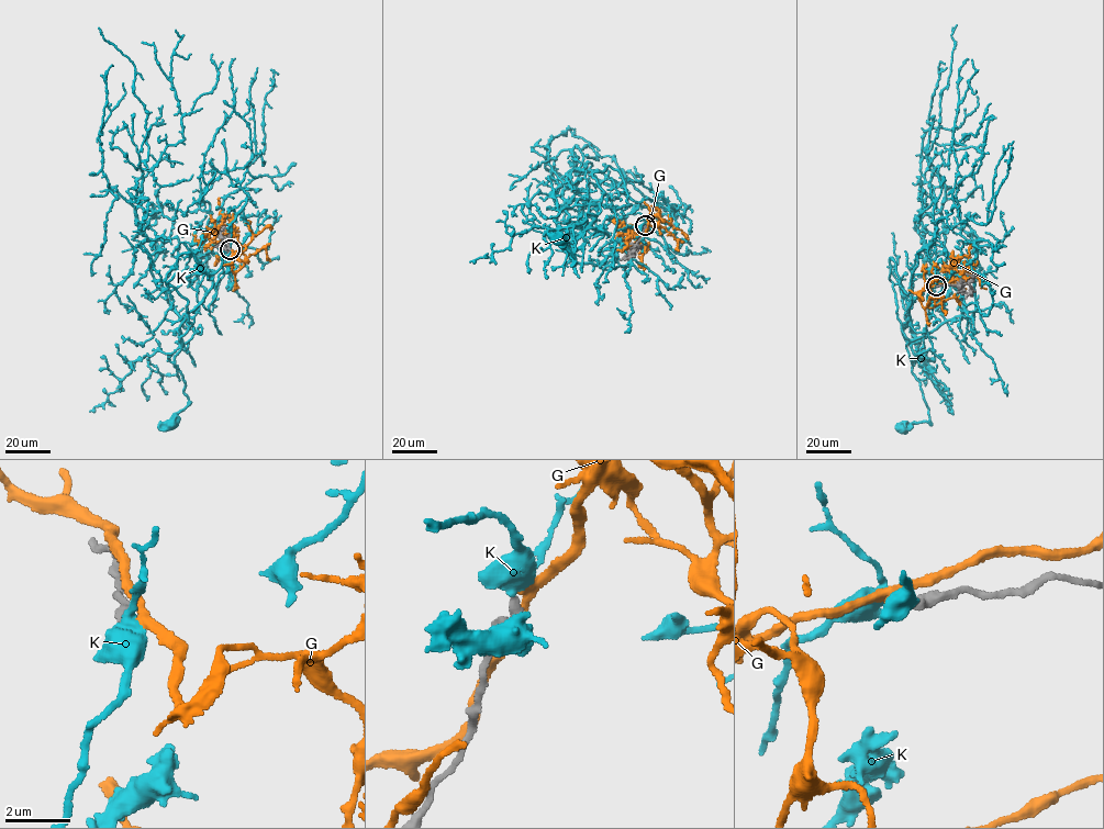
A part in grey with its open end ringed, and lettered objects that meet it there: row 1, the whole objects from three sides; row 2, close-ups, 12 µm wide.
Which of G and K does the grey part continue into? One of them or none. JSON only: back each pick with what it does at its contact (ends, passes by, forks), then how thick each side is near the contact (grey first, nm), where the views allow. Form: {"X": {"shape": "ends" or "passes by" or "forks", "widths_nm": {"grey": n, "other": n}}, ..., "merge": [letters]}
{"G": {"shape": "passes by", "widths_nm": {"grey": 280, "other": 240}}, "merge": ["G"]}

